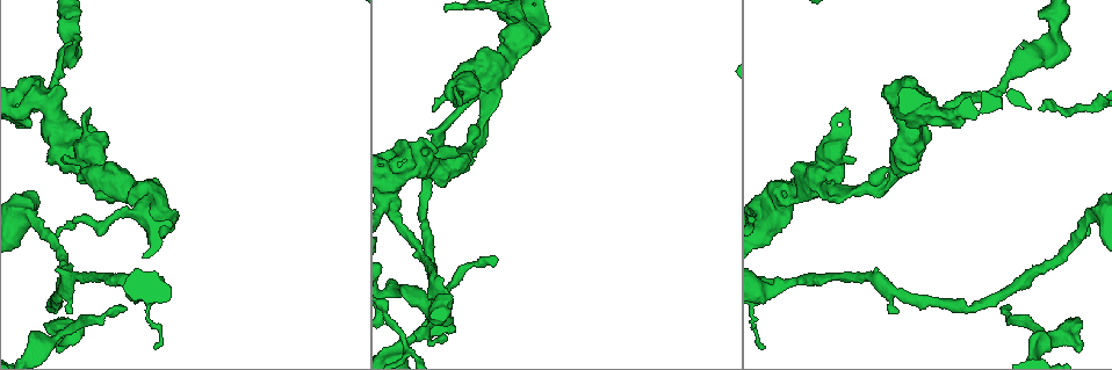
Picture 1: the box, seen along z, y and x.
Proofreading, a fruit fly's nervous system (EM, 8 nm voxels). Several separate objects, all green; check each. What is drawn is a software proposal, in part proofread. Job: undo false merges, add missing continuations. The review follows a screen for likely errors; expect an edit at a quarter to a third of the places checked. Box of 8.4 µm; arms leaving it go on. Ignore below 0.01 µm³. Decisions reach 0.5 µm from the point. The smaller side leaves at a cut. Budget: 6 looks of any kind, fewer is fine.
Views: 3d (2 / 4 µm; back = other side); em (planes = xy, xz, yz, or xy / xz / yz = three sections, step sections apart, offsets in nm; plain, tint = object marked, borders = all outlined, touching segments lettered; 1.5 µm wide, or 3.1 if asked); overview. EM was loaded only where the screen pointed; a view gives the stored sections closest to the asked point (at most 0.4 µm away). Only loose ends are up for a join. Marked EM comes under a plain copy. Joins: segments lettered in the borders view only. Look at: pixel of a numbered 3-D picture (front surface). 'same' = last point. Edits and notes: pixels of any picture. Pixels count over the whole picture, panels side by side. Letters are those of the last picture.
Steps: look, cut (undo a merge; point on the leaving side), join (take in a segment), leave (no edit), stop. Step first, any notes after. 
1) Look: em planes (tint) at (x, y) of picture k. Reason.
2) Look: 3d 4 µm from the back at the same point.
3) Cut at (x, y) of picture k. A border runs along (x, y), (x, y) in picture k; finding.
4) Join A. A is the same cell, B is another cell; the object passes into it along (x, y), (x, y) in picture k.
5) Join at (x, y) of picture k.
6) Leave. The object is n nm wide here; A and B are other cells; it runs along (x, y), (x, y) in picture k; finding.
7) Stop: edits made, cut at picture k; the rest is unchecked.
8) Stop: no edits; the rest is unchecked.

Look: em planes (borders) at (498, 259) of picture 1. Free end.

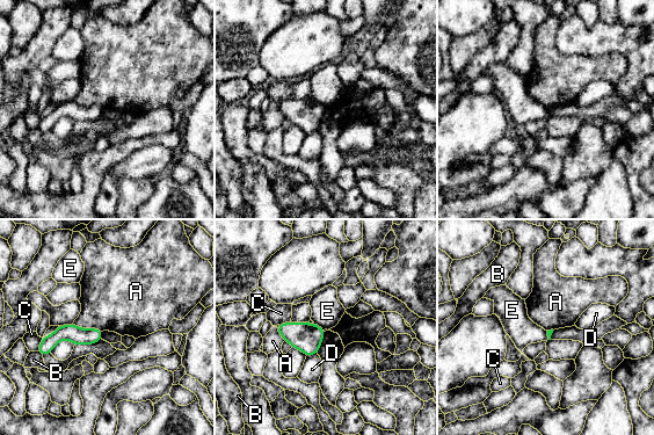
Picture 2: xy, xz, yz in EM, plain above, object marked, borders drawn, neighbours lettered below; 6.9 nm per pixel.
Leave. A, B, C, D and E are other cells; it runs along (99, 333), (58, 334), (41, 349) in picture 2; none of them fits.

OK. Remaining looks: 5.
Look: 3d 2 µm at (1079, 324) of picture 1. An open end.

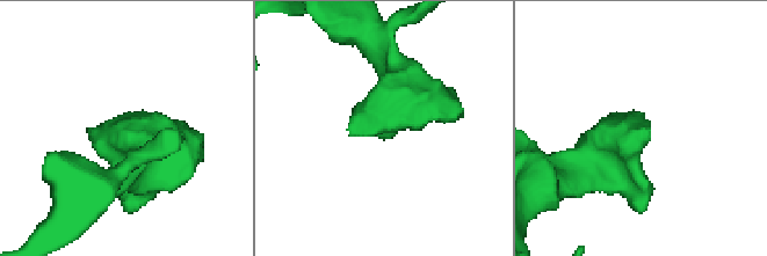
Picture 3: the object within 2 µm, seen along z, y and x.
Look: em xy step 4 (borders) at (352, 133) of picture 3.

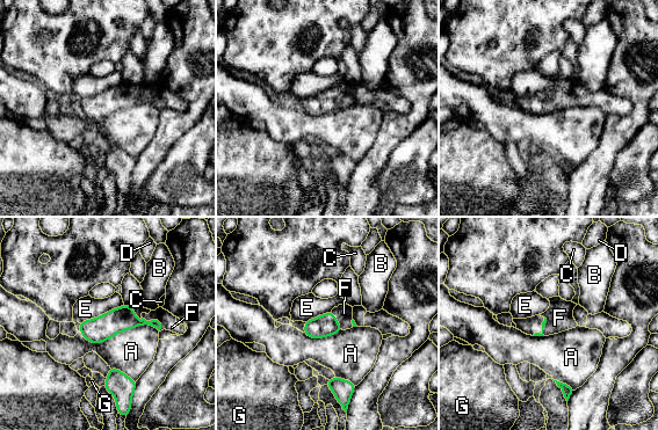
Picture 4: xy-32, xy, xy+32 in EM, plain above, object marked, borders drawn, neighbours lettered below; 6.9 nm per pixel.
Look: em planes (borders) at the same point. Another direction.

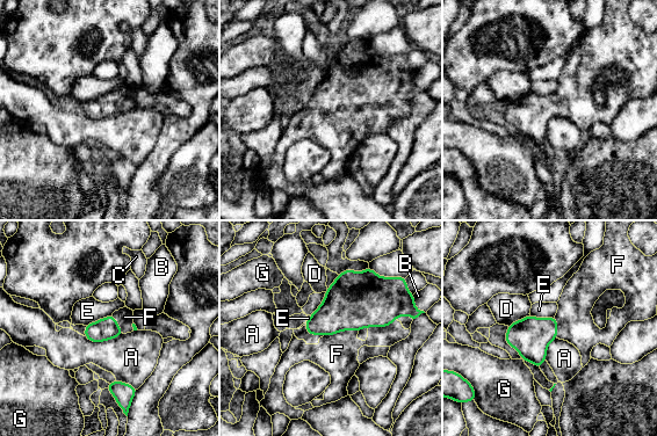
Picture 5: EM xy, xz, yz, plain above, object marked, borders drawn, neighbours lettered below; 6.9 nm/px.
Join F. The object is 160 nm wide here; F is the same cell, A, B, C, D, E and G are other cells; the object passes into it along (354, 300), (340, 331), (337, 354) in picture 5; the neuron continues.

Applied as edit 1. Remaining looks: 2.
Look: 3d 2 µm at (446, 335) of picture 1. Tapers out.

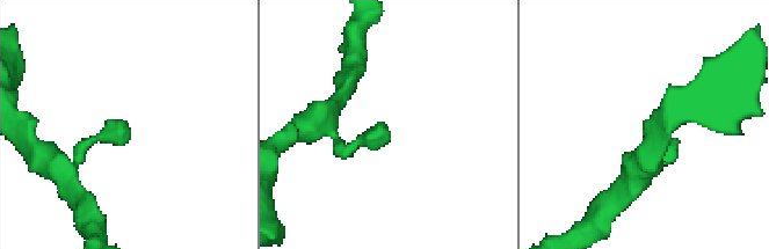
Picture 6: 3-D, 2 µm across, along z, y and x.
Look: em planes (borders) at (383, 126) of picture 6.

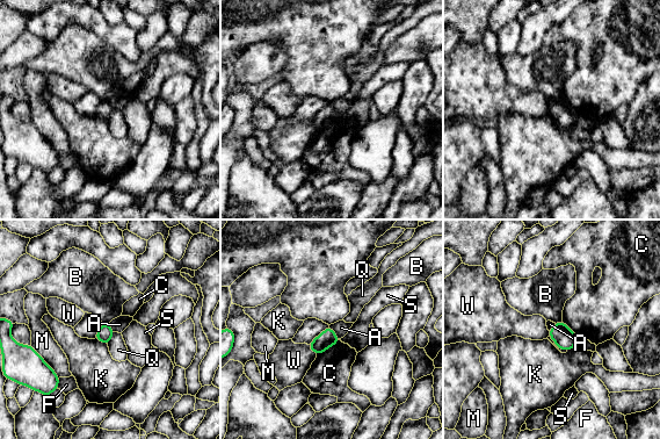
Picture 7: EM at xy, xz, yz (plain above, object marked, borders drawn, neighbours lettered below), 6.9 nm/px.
Leave. The object is 110 nm wide here; A, B, C, F, K, M, Q, S and W are other cells; a border runs along (328, 325), (340, 338) in picture 7; none of them fits.

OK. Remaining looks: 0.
Stop: edits made, join at picture 5; the rest is unchecked.

